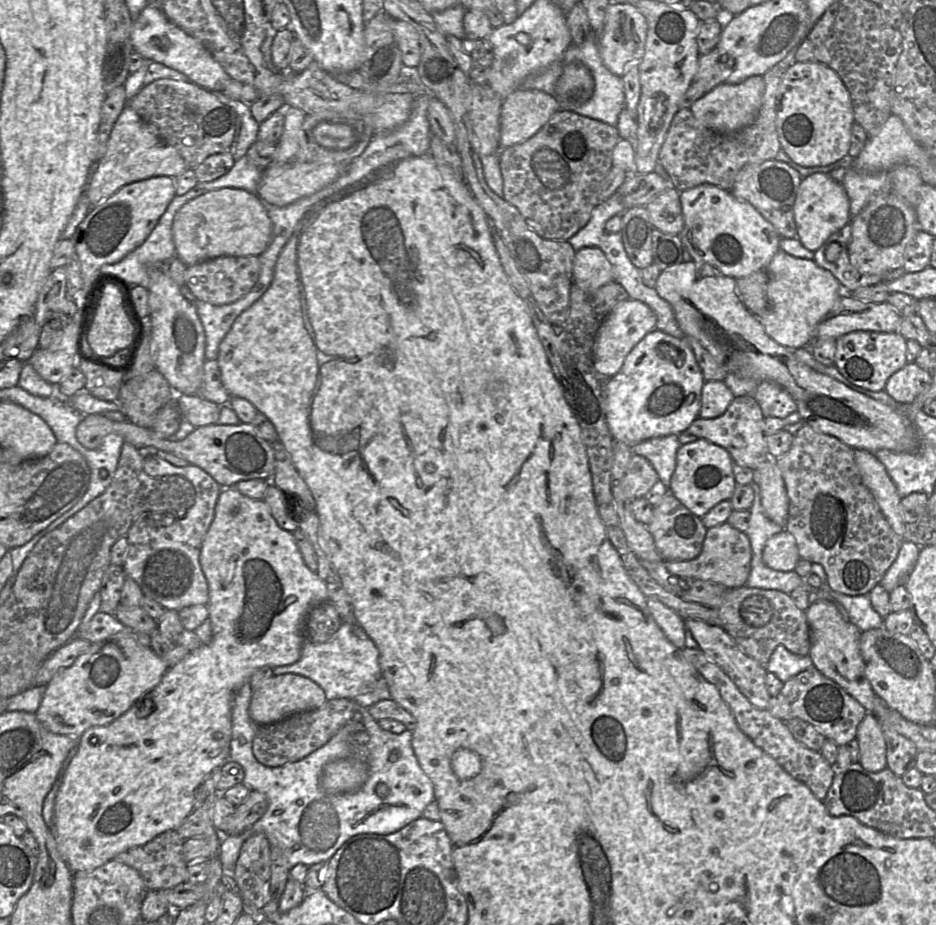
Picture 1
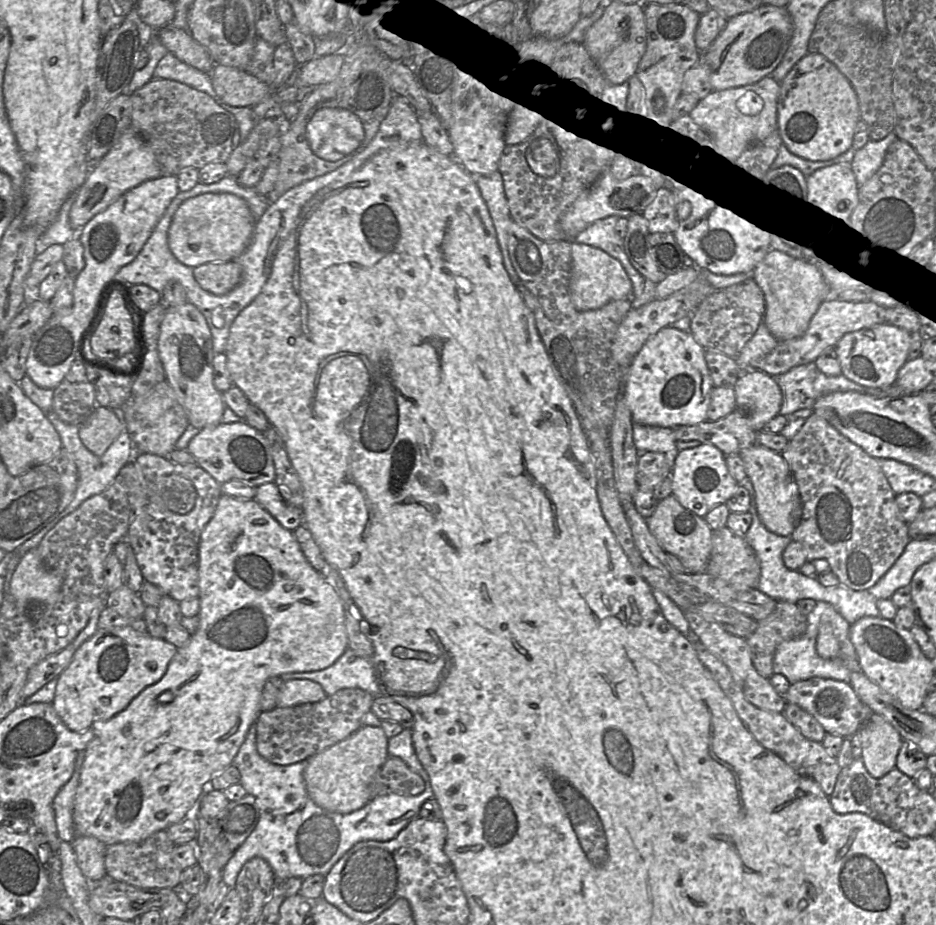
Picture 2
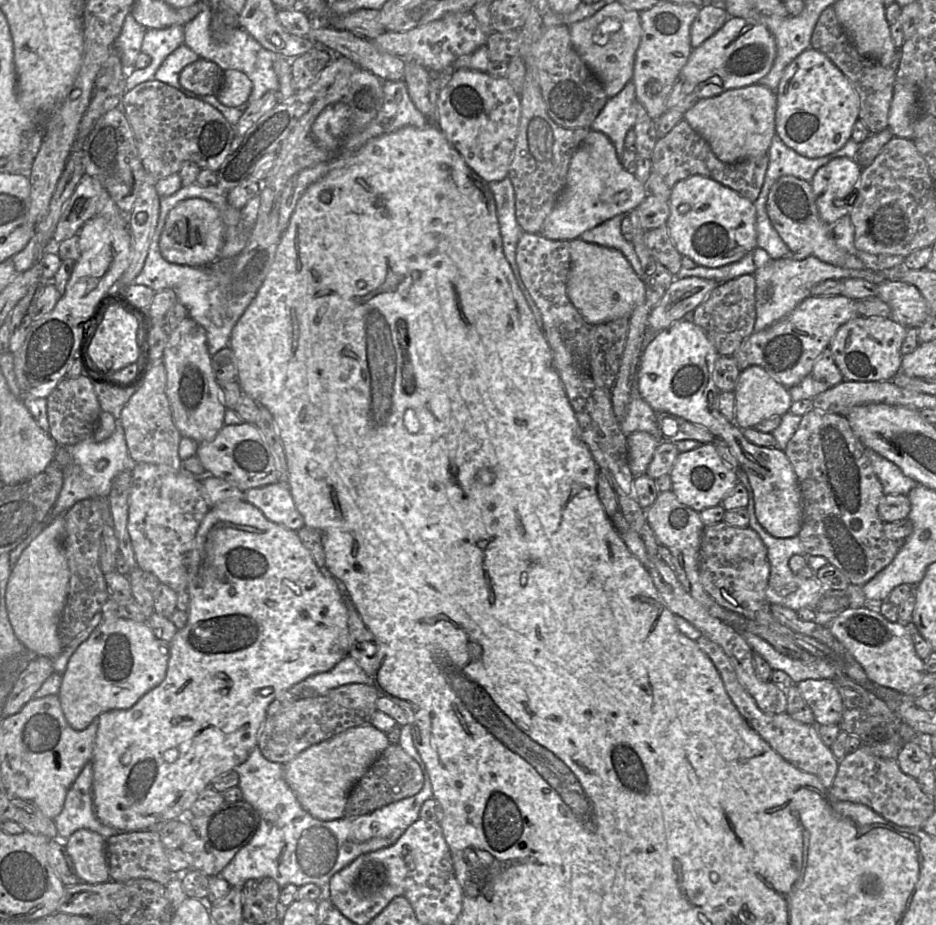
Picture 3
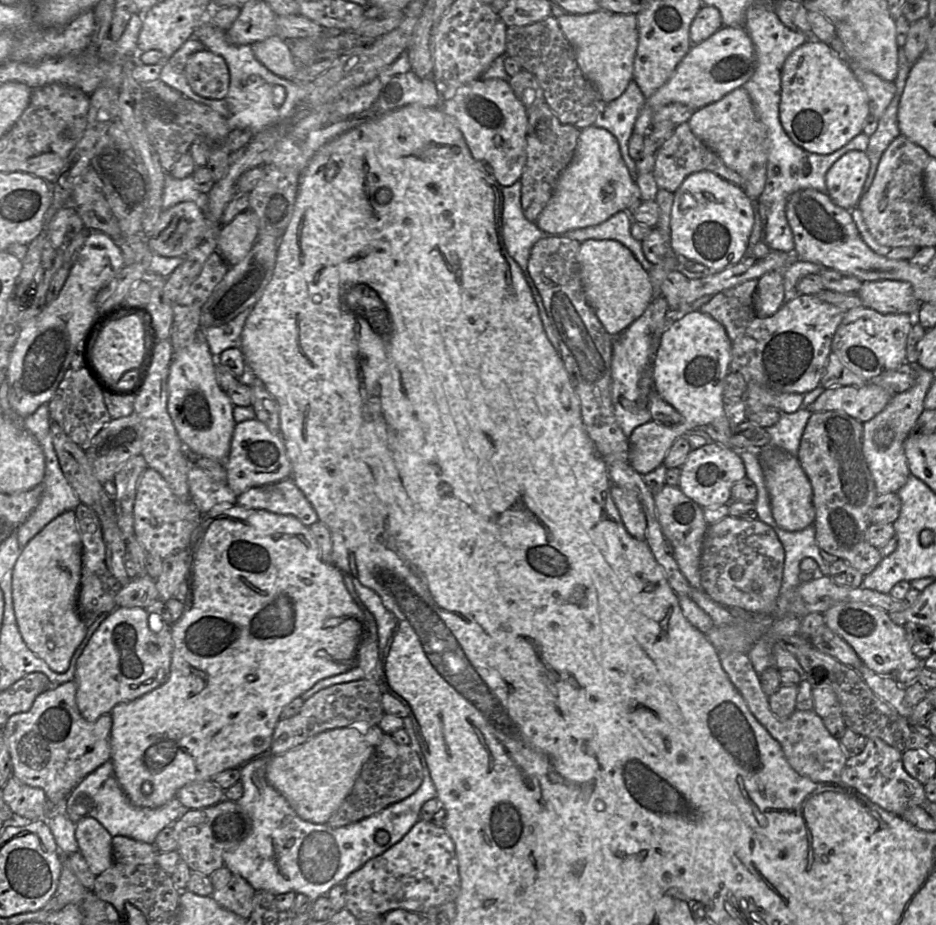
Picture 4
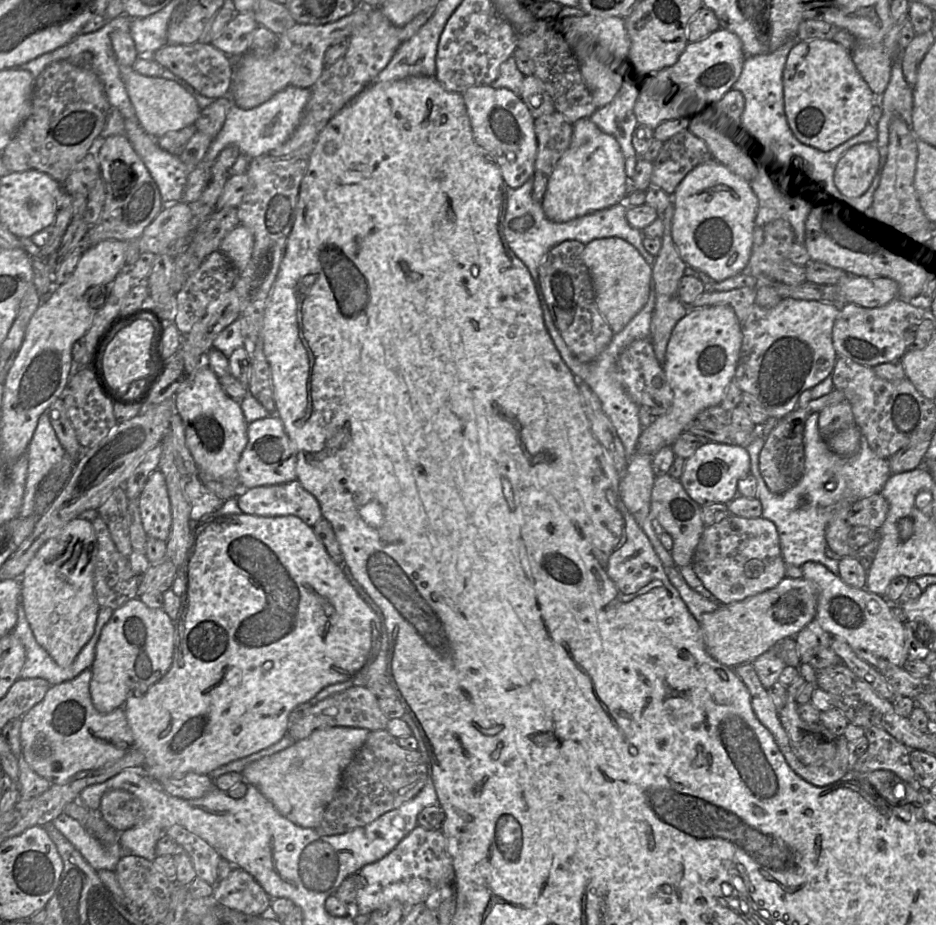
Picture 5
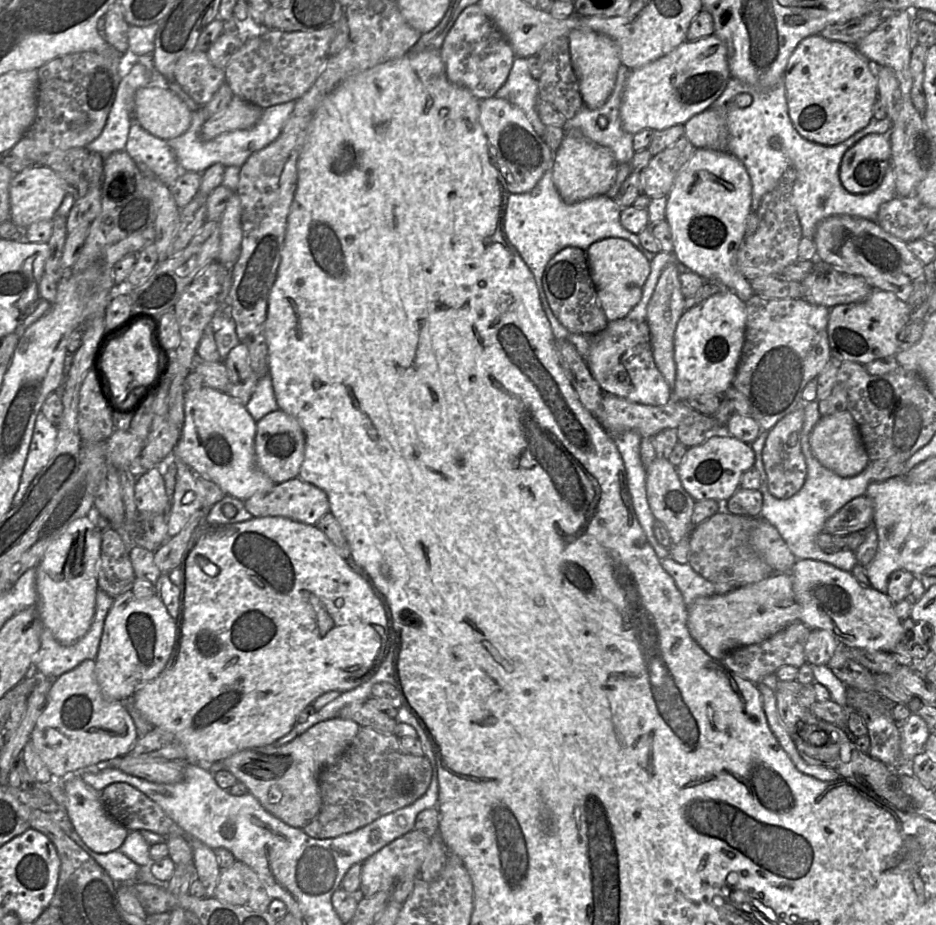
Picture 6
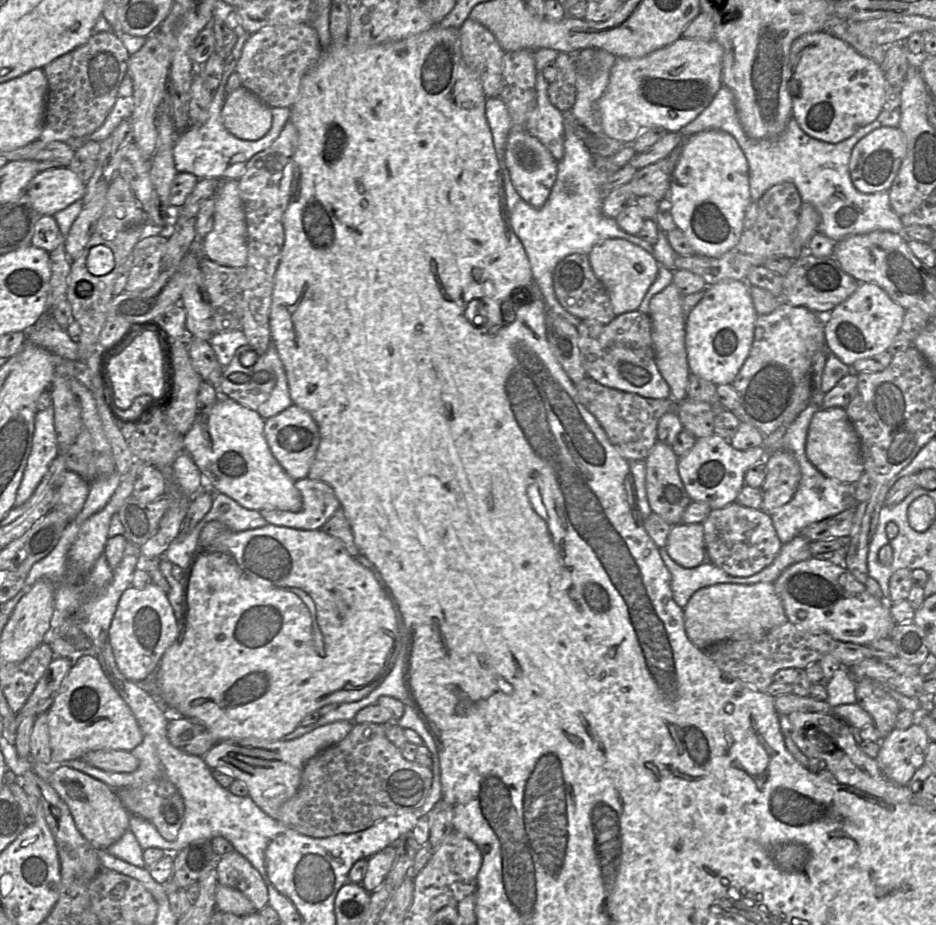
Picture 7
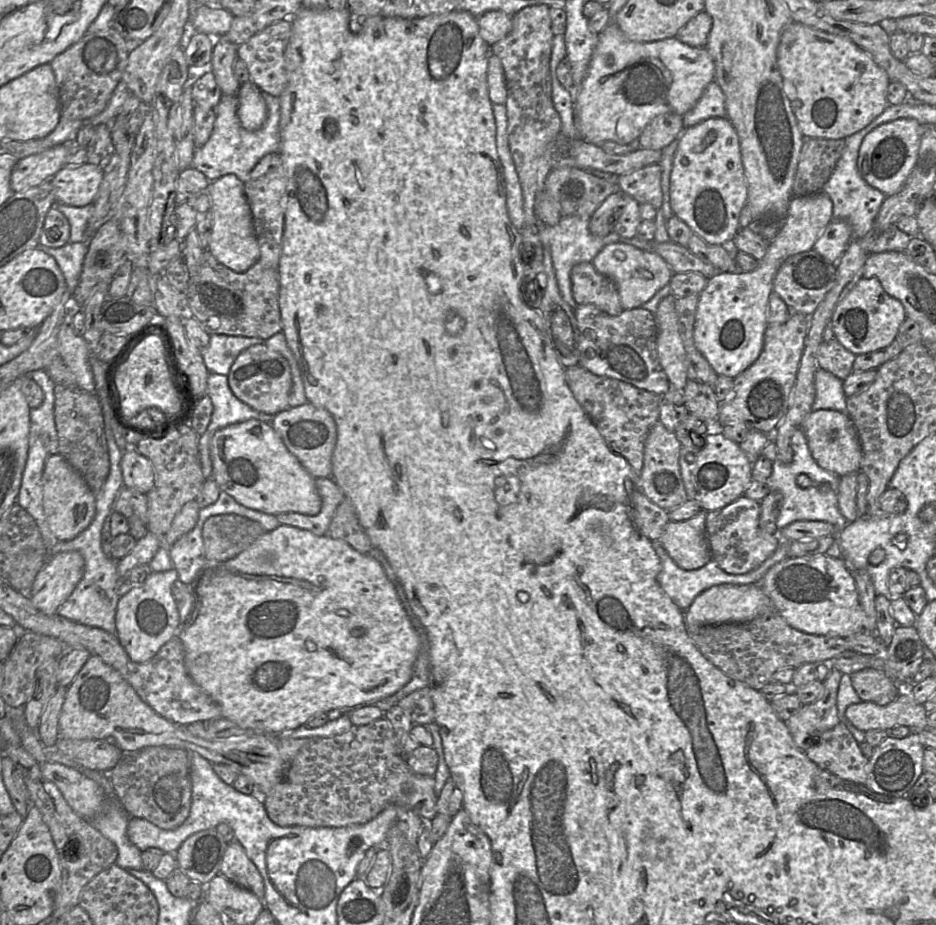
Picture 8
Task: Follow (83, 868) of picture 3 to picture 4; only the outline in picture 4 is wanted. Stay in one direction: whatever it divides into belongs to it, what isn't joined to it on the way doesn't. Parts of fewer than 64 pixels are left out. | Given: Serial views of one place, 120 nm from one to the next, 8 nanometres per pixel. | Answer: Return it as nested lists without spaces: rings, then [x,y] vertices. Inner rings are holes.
[[[85,817],[78,821],[75,838],[79,853],[95,876],[112,865],[112,836],[96,819]]]

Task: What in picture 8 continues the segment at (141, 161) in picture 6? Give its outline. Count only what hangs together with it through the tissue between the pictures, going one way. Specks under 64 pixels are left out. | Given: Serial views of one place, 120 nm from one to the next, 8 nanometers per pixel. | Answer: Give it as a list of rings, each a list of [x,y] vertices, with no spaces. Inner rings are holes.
[[[262,92],[268,114],[263,126],[257,131],[247,131],[239,121],[237,96],[222,94],[215,112],[215,122],[209,140],[201,147],[195,148],[191,167],[200,171],[208,179],[215,181],[225,175],[235,175],[241,182],[249,180],[256,164],[267,154],[279,152],[280,146],[280,102],[278,97]]]

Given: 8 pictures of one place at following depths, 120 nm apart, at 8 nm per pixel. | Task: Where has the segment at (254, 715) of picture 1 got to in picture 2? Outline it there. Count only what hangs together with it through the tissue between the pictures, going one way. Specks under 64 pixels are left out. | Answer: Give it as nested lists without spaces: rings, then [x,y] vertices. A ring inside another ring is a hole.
[[[291,679],[284,682],[277,700],[277,707],[290,707],[315,703],[326,697],[322,686],[308,679]]]

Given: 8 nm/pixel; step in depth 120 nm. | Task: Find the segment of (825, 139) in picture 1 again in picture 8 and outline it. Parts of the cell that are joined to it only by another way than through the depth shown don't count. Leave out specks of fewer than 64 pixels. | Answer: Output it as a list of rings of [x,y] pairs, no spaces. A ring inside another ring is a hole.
[[[792,22],[781,33],[777,62],[784,91],[792,103],[798,127],[806,139],[845,139],[864,129],[889,105],[887,92],[891,81],[886,71],[867,52],[844,37]]]

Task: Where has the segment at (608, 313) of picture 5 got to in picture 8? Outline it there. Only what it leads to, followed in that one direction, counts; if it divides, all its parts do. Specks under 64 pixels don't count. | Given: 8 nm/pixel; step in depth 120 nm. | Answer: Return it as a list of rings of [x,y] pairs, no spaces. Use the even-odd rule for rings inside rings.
[[[626,243],[606,245],[591,263],[600,274],[615,283],[624,310],[642,307],[661,288],[670,283],[674,274],[665,260],[652,250],[645,251]]]

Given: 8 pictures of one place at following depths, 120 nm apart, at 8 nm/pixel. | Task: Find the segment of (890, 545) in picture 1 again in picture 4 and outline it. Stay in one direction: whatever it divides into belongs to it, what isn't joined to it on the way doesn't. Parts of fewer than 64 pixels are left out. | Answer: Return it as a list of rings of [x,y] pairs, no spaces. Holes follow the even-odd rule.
[[[844,411],[812,413],[801,436],[797,459],[813,491],[817,545],[865,576],[883,557],[865,539],[865,531],[871,524],[869,509],[878,493],[862,454],[862,434],[862,423]]]

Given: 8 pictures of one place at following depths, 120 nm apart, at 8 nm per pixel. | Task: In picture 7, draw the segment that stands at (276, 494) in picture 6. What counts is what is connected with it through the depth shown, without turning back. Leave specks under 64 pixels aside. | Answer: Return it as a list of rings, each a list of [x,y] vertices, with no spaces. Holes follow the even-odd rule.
[[[306,477],[295,481],[295,487],[302,497],[302,509],[299,512],[260,510],[268,523],[300,530],[319,530],[340,508],[333,489],[325,482]]]

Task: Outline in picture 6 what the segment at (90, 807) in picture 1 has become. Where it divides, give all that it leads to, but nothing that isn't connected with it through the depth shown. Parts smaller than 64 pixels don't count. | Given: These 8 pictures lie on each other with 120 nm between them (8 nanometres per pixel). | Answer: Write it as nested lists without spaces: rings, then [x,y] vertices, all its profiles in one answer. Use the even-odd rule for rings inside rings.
[[[280,516],[253,517],[244,522],[212,526],[206,521],[205,533],[190,550],[181,567],[177,641],[165,668],[132,696],[132,703],[154,728],[173,733],[185,750],[185,763],[199,766],[223,761],[229,756],[251,748],[272,745],[288,734],[298,715],[322,694],[337,690],[346,692],[368,681],[387,653],[390,636],[386,606],[368,577],[356,574],[328,537],[316,525],[304,524]]]

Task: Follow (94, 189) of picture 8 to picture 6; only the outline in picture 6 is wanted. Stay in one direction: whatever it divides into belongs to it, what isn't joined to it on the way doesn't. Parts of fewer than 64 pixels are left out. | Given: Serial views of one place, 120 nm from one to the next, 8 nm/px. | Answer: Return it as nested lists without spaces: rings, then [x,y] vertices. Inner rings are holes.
[[[33,165],[14,175],[9,186],[10,220],[27,229],[41,220],[51,220],[67,194],[67,184],[49,167]]]

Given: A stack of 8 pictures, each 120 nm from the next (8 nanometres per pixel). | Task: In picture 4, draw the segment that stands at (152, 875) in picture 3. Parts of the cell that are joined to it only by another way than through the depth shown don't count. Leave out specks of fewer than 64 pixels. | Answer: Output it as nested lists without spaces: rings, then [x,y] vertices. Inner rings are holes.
[[[125,836],[112,837],[112,863],[127,865],[156,865],[159,851],[148,844]]]

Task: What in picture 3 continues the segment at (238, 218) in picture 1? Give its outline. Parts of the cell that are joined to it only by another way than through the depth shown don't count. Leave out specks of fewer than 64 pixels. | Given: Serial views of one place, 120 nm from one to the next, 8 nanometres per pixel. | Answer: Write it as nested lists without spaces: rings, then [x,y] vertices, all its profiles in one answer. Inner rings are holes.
[[[190,198],[179,202],[166,218],[159,239],[162,257],[174,264],[206,267],[220,257],[224,244],[224,224],[217,208],[207,200]]]

